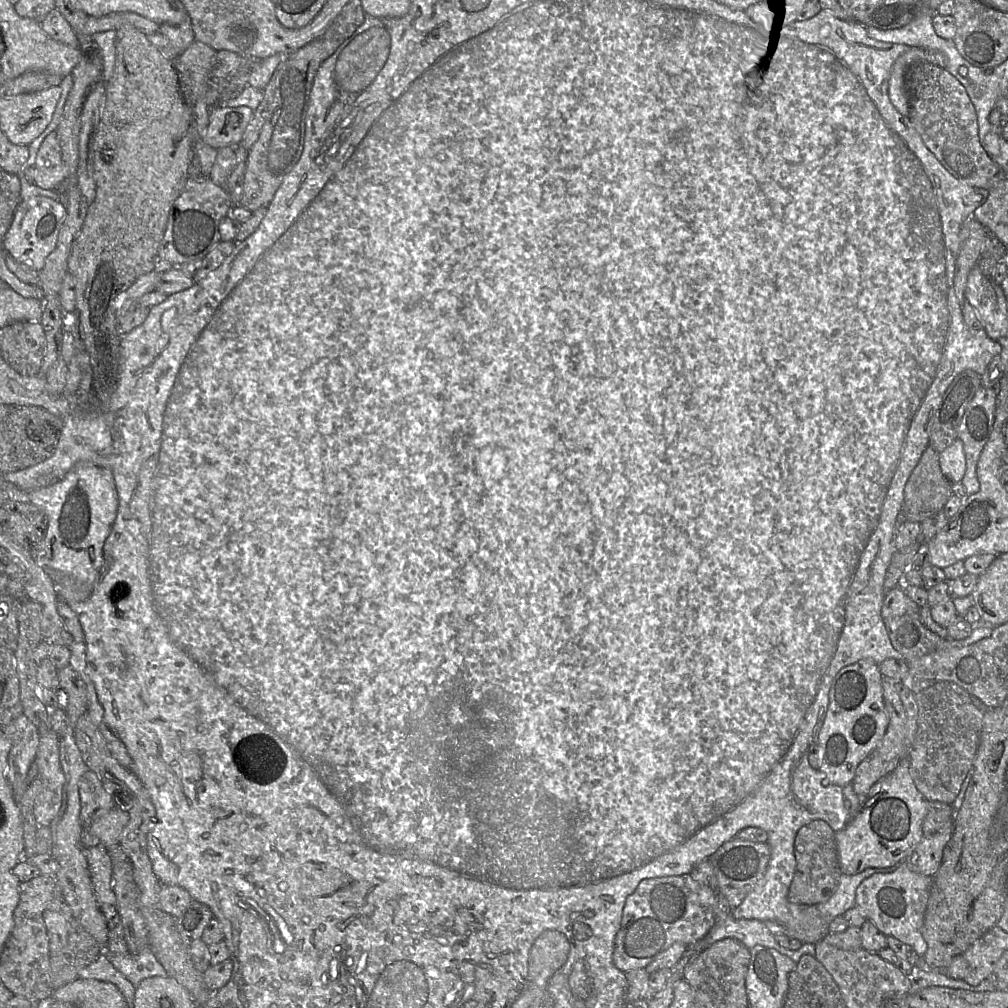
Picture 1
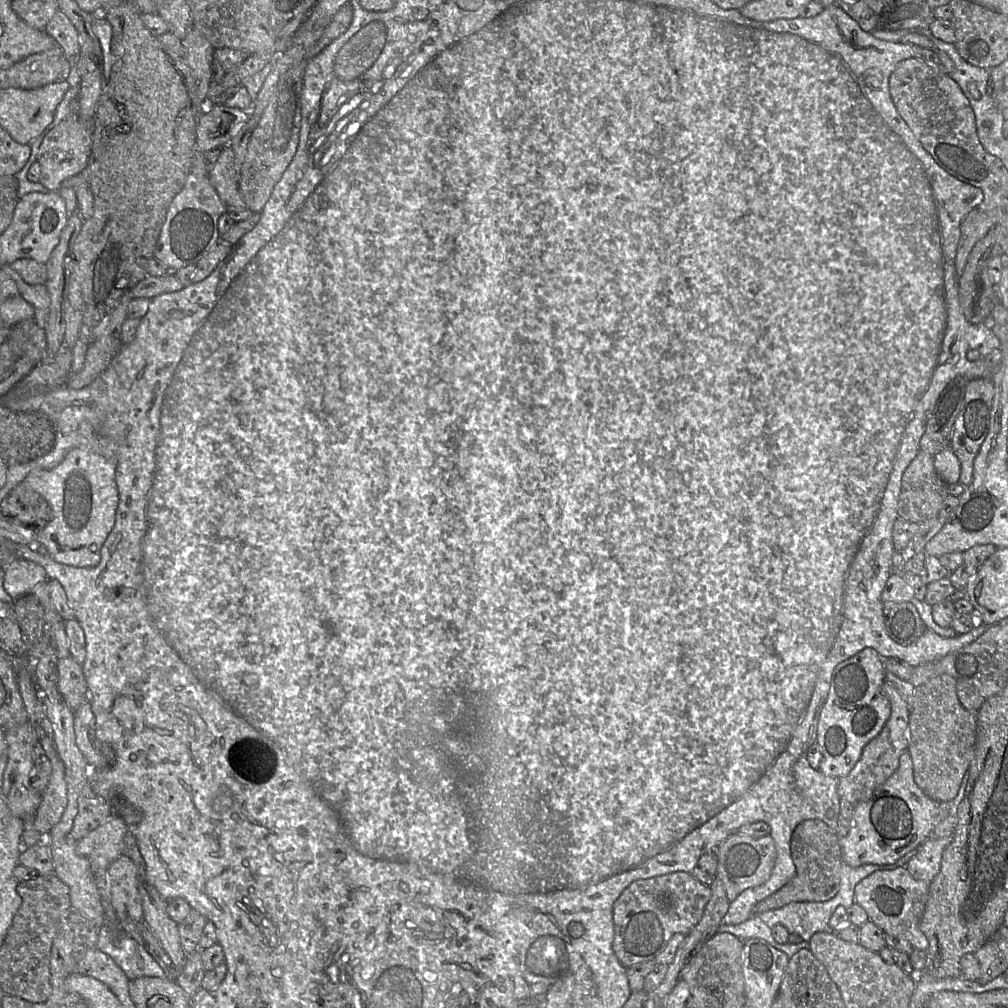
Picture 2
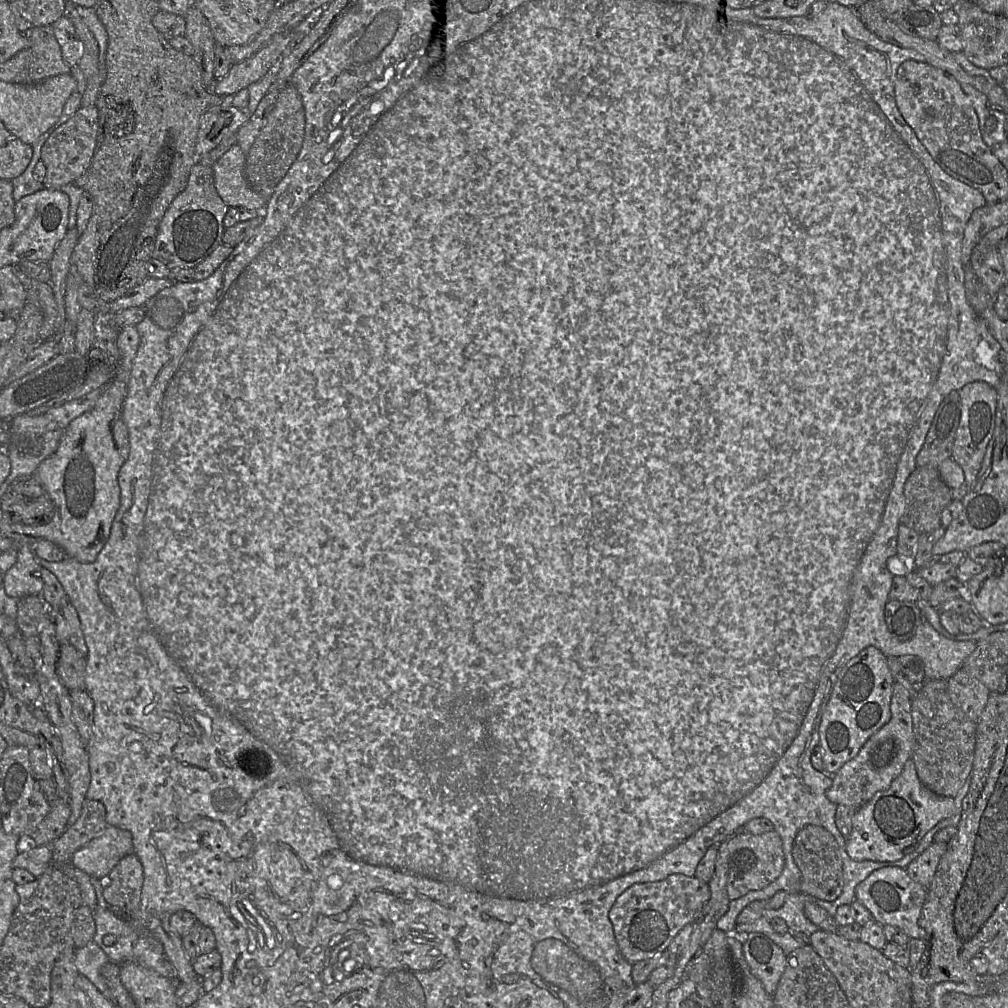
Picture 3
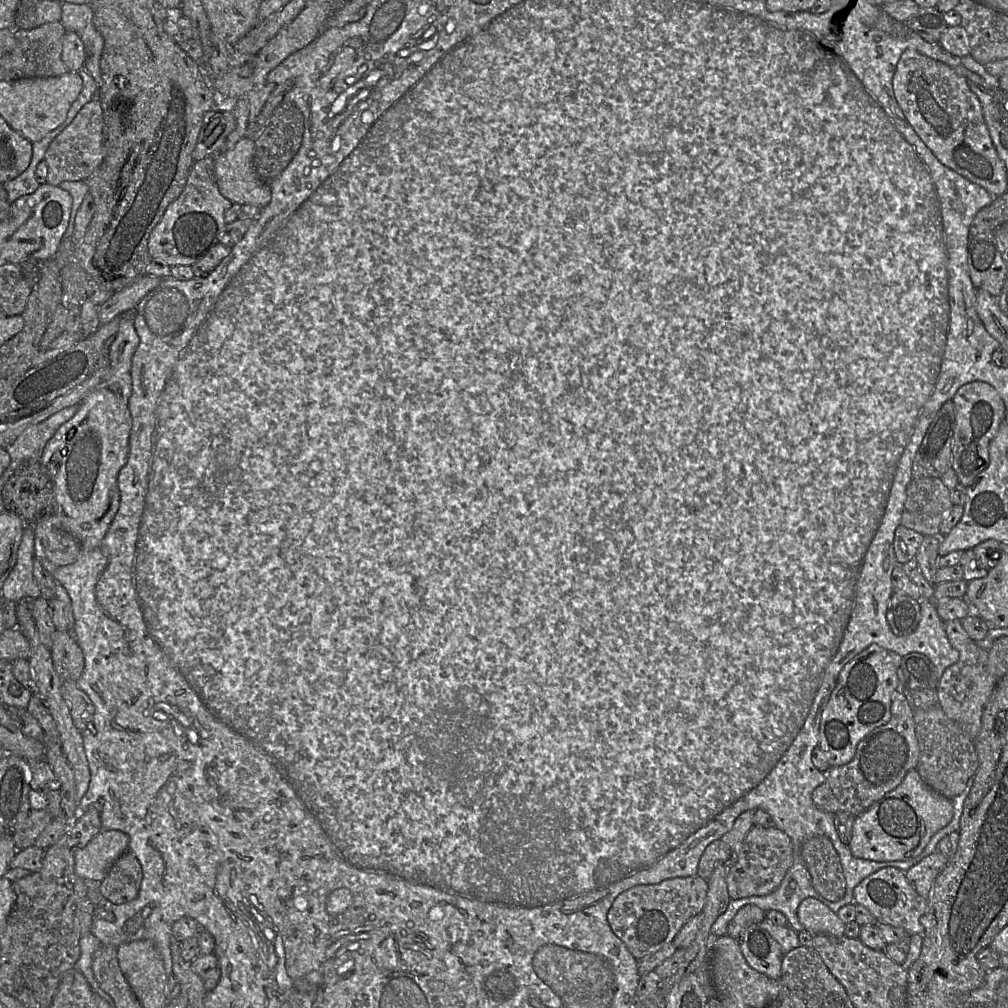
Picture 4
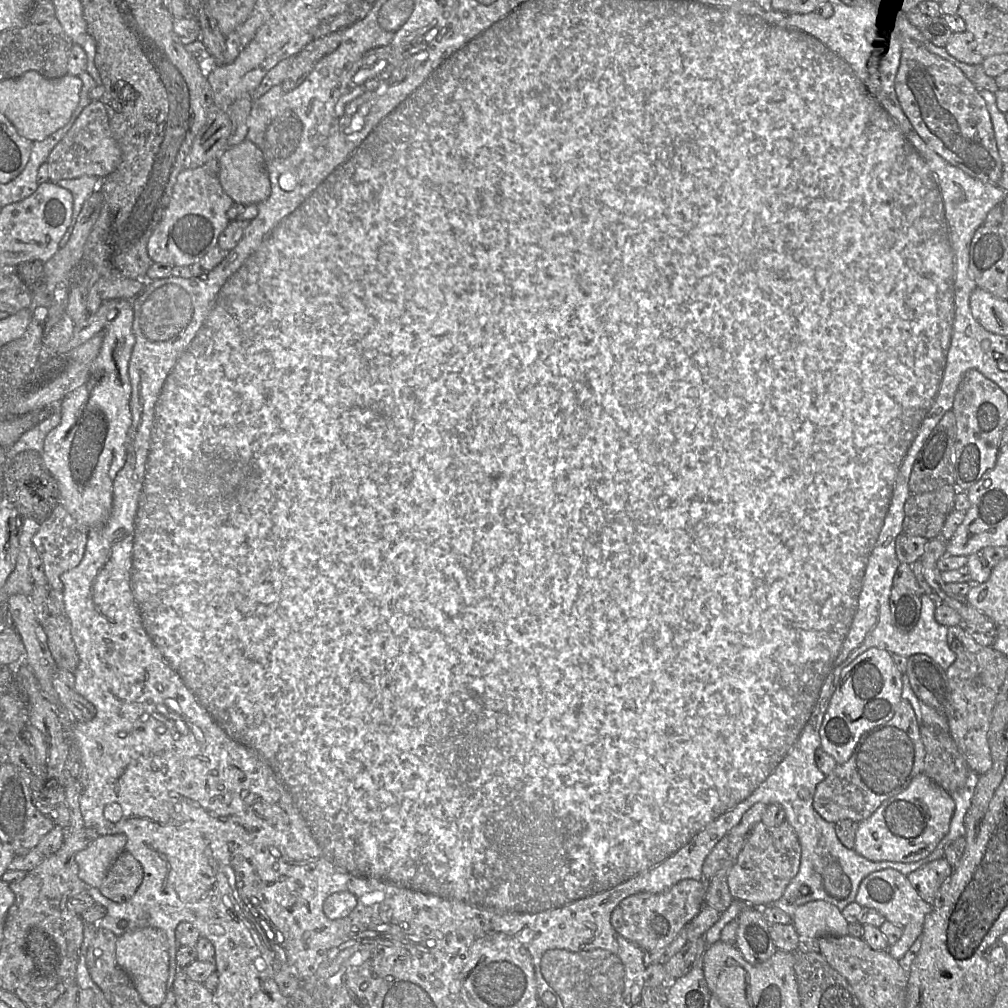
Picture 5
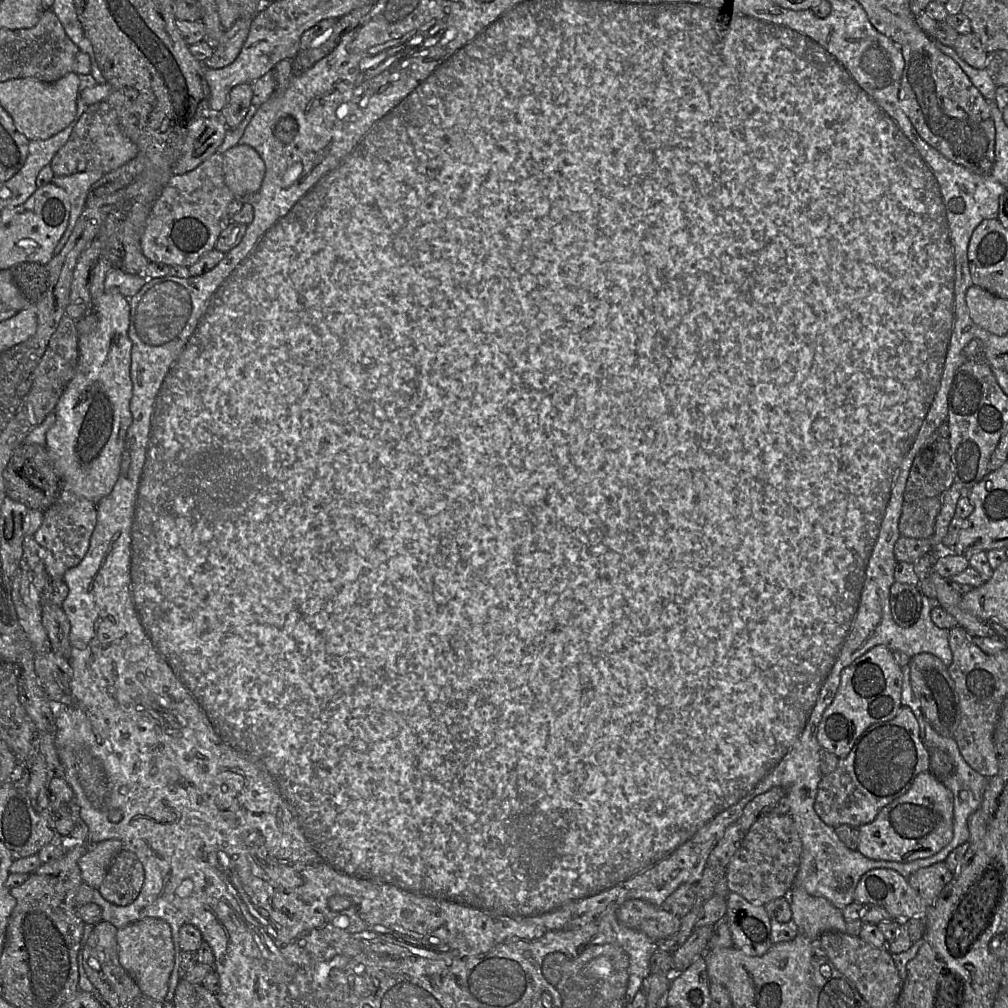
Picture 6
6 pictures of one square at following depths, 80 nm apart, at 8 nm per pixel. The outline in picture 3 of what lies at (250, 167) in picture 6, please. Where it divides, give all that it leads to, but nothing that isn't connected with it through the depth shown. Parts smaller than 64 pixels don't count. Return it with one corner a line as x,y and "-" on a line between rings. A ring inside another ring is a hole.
234,144
212,166
214,185
229,207
244,207
262,212
268,200
254,192
245,175
246,154

